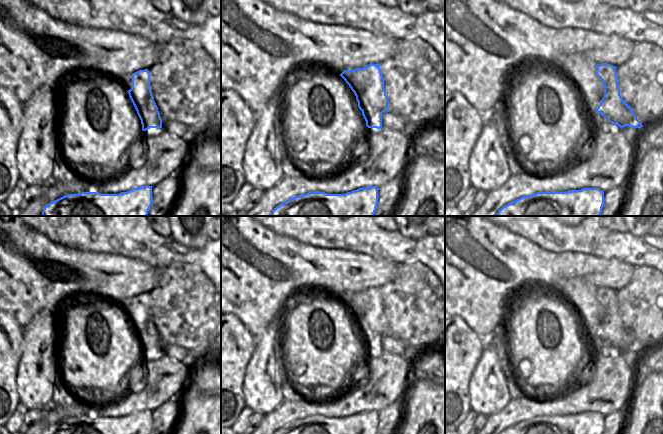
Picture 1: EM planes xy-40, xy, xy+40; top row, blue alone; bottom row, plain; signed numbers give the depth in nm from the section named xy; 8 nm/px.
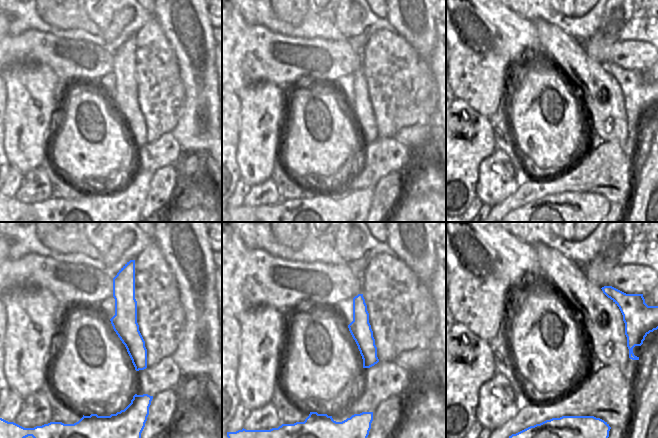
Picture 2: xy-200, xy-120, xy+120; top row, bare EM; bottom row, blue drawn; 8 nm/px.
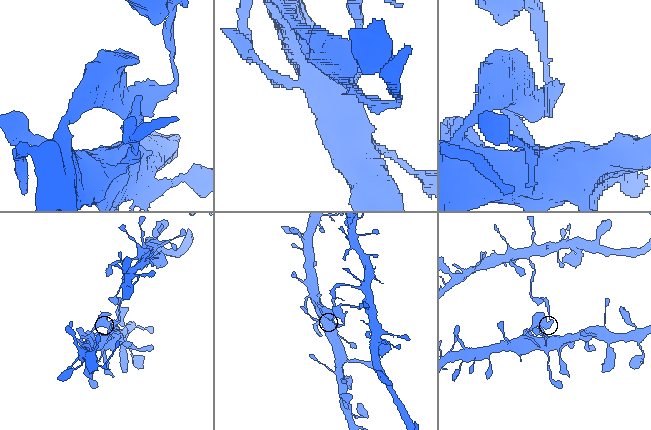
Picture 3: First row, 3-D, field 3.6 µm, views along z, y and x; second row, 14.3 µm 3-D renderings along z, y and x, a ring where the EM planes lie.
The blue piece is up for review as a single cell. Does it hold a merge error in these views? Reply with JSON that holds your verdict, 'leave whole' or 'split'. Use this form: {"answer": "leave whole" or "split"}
{"answer": "split"}

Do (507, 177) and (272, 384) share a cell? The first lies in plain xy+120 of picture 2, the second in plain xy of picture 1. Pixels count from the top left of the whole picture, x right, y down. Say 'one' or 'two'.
one

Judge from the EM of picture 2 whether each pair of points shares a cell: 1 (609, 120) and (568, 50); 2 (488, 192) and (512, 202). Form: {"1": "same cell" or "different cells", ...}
{"1": "same cell", "2": "different cells"}

